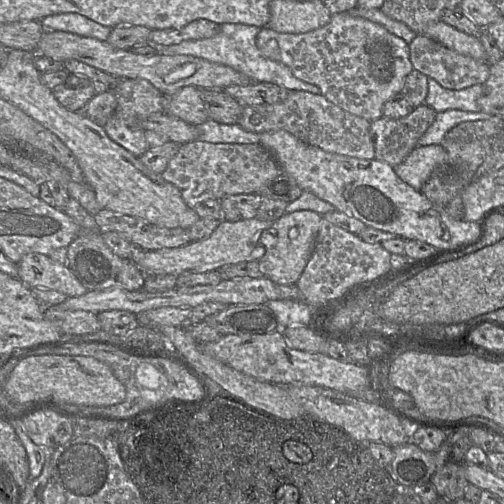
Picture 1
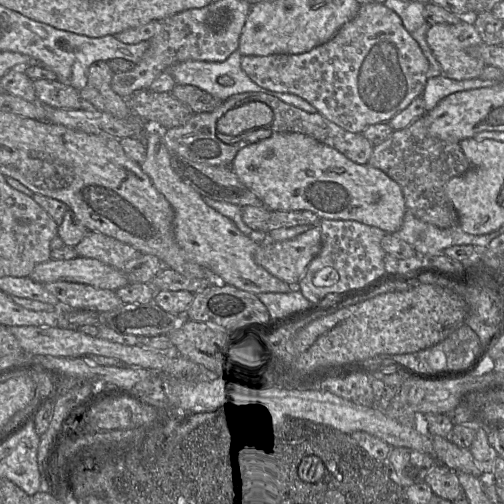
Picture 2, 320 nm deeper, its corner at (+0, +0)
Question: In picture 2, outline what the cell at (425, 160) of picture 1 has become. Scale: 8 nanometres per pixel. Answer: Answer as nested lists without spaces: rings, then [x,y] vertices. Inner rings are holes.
[[[406,210],[400,229],[393,235],[412,246],[418,256],[432,257],[443,254],[444,249],[456,245],[486,248],[497,237],[497,232],[471,235],[465,233],[459,224],[441,229],[422,222]]]

